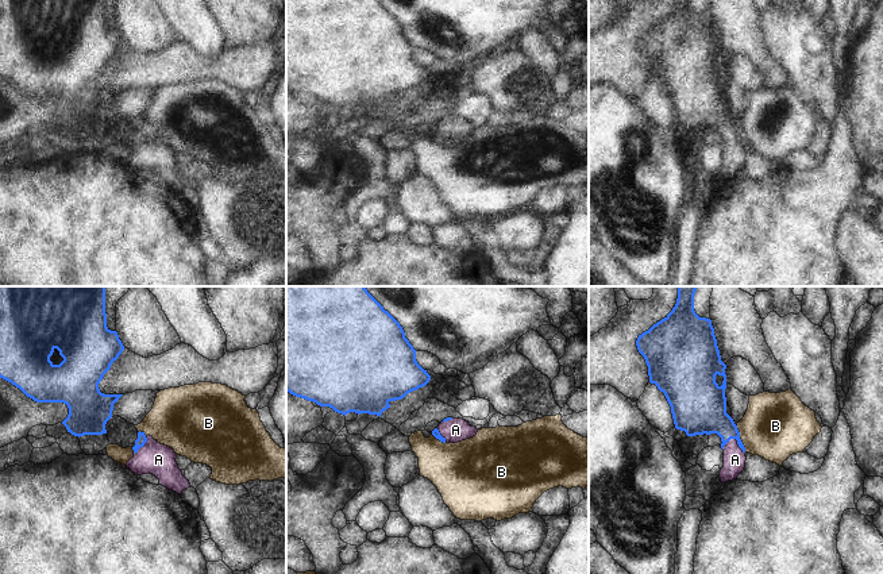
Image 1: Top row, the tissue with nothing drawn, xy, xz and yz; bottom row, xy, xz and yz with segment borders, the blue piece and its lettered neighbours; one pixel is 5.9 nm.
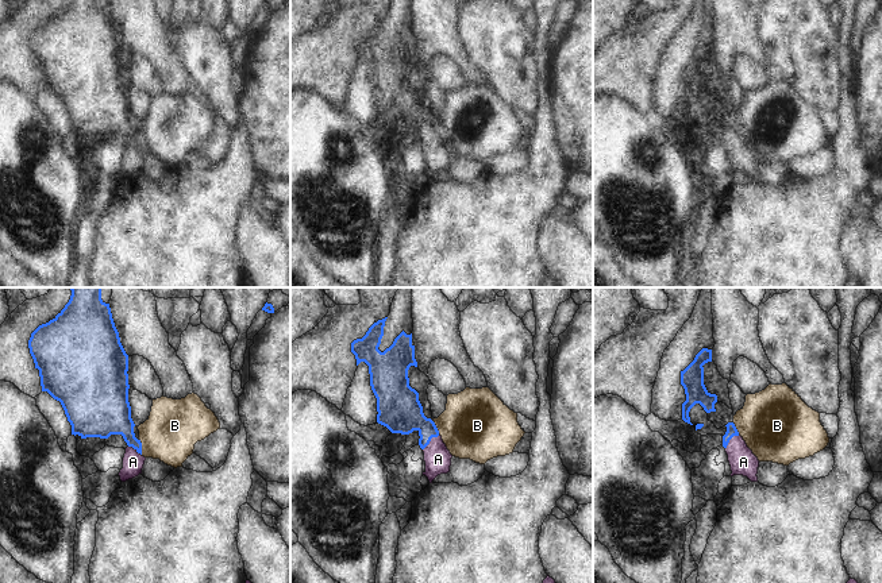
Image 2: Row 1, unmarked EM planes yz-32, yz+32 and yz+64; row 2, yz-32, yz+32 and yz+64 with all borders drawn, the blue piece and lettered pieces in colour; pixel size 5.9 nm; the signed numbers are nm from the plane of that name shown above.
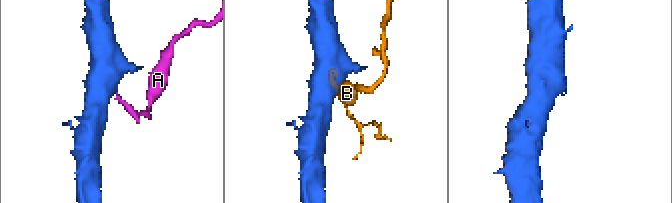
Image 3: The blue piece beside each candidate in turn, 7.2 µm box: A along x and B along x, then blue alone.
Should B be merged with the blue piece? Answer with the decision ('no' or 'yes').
no

